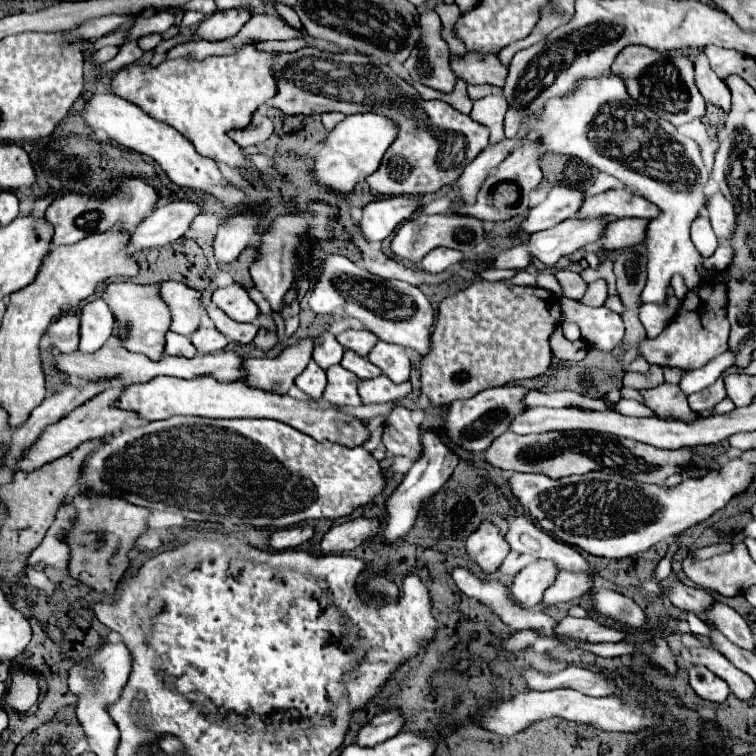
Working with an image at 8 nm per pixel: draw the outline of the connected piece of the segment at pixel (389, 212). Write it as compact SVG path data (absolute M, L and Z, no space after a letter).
M392 196L384 200L374 200L364 206L364 216L358 222L362 236L370 242L388 238L398 224L406 222L424 204L414 196Z

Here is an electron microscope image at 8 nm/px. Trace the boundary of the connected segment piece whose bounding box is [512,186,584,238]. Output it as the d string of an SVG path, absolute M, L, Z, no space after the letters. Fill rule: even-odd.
M554 186L542 204L530 208L526 220L518 226L518 230L512 232L512 236L516 238L520 236L520 232L534 234L572 218L578 212L582 200L584 200L584 194L580 190L568 188L568 186Z

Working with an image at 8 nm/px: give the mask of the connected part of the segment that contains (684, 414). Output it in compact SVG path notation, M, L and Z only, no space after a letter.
M662 384L650 390L642 390L644 396L644 404L650 406L658 416L662 416L664 420L696 420L698 416L690 410L688 402L686 402L686 394L674 386L674 384Z

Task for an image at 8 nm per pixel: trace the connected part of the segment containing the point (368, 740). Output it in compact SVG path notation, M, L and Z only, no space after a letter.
M390 710L384 714L378 714L370 724L366 724L358 732L358 746L374 746L382 740L388 740L390 736L398 734L404 726L404 716L400 710Z

